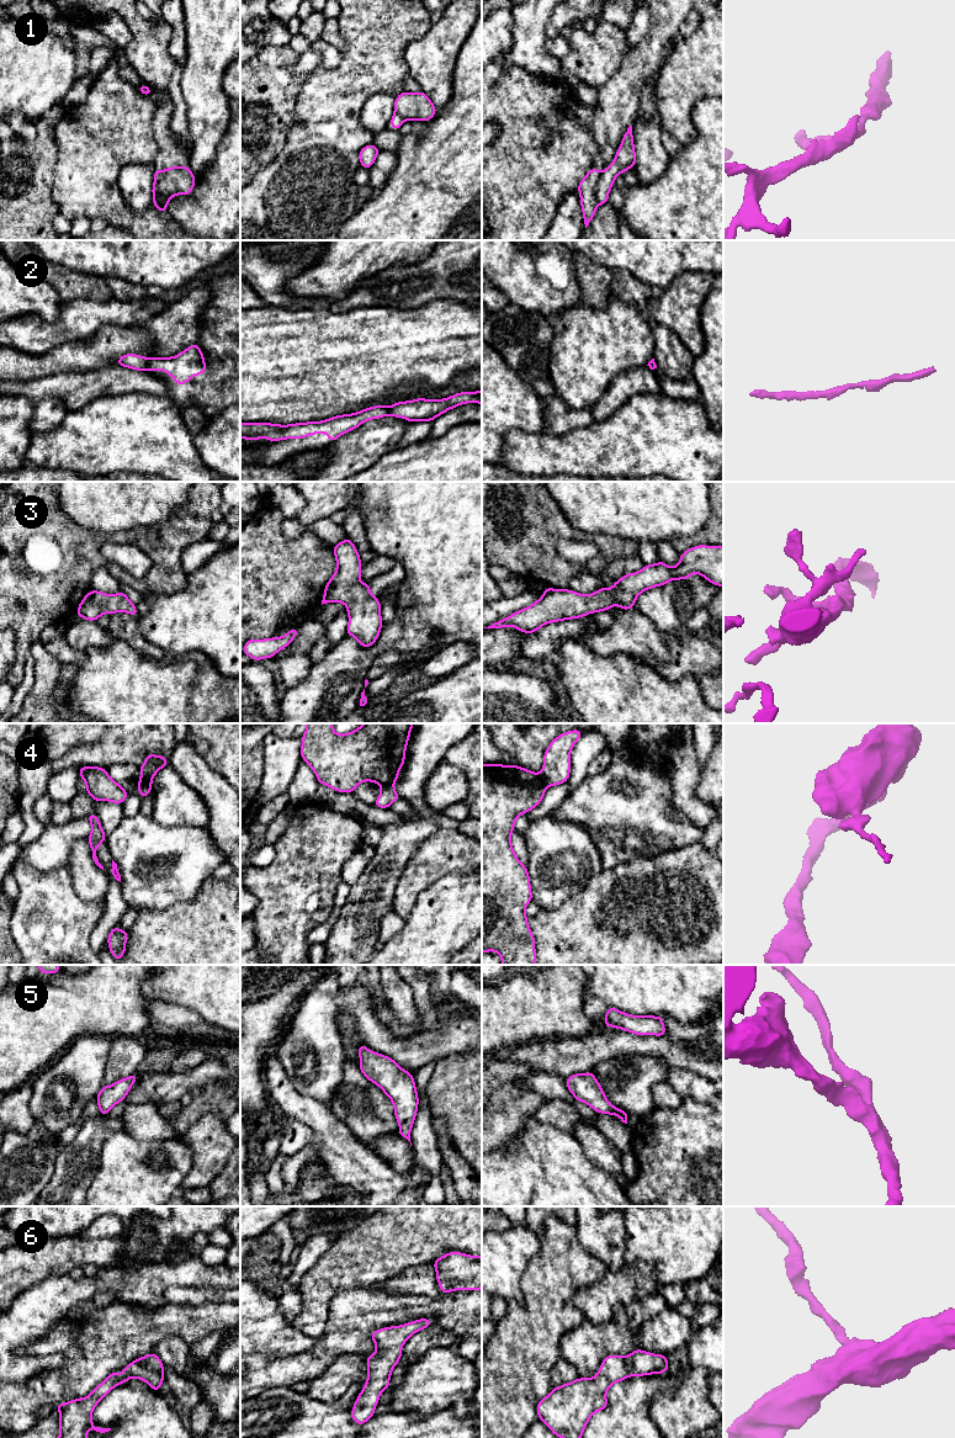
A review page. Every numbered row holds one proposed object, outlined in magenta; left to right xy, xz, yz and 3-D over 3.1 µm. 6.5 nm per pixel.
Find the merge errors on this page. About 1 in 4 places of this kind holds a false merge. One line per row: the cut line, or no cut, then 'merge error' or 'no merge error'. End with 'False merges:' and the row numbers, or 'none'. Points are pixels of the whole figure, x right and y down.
1: cut yz (601, 171), (598, 179), (597, 203); merge error
2: cut xy (149, 359), (146, 369); merge error
3: cut none; no merge error
4: cut yz (540, 774), (546, 786); merge error
5: cut none; no merge error
6: cut none; no merge error
False merges: 1, 2, 4

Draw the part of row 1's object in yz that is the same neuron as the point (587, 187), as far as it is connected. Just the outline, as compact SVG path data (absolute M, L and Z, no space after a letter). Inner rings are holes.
M591 168L587 173L587 175L580 180L577 189L580 196L580 206L583 211L585 228L589 225L598 208L596 187L600 173L601 171Z

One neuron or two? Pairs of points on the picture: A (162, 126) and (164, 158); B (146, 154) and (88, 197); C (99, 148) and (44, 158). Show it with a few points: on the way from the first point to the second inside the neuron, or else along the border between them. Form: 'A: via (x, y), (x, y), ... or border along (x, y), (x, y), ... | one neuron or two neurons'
A: via (163, 133), (164, 150) | one neuron
B: via (126, 150), (112, 150), (88, 178) | one neuron
C: border along (56, 127), (57, 162), (52, 184) | two neurons

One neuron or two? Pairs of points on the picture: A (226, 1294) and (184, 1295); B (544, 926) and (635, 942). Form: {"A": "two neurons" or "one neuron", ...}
{"A": "one neuron", "B": "one neuron"}

